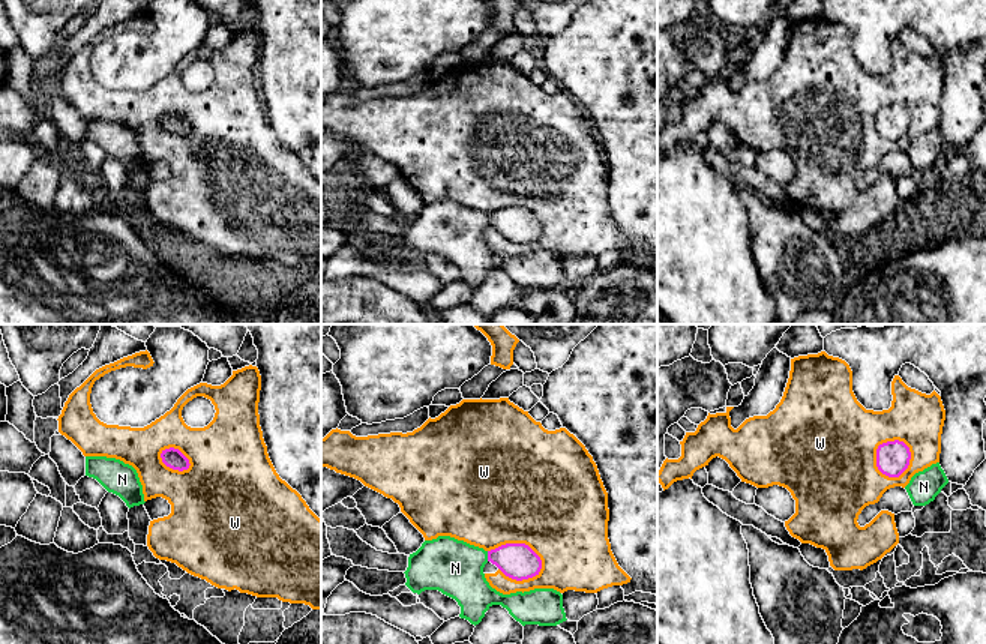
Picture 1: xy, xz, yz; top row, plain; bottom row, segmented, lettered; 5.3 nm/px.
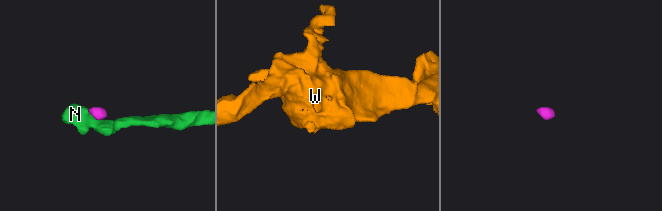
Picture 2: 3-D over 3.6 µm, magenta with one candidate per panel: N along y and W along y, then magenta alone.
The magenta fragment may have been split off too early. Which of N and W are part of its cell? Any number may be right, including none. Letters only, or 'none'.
N

